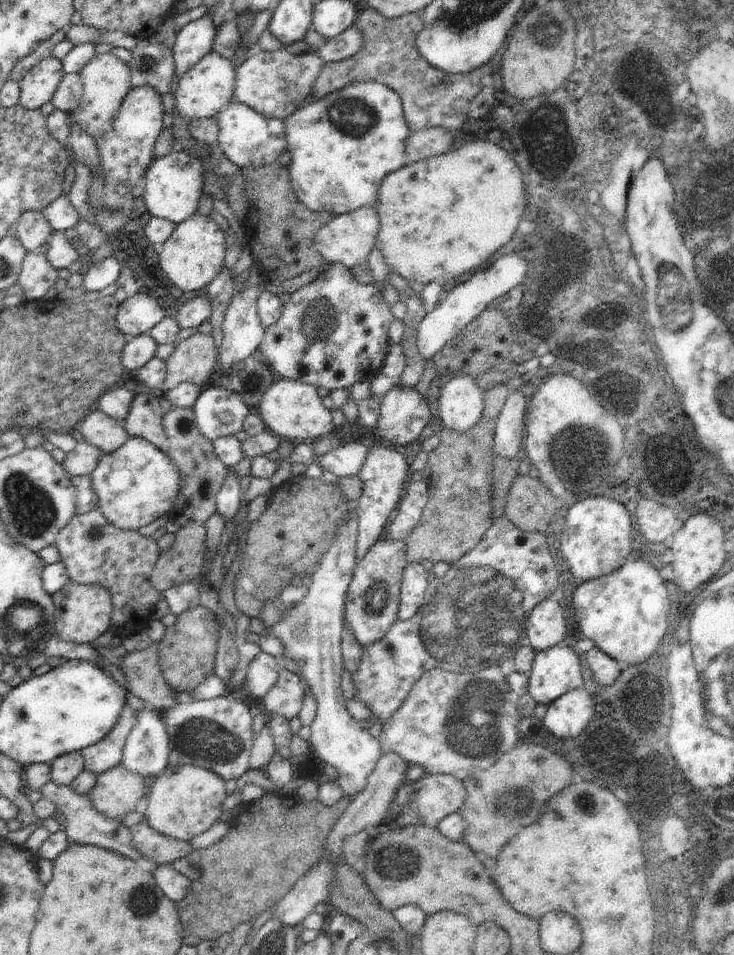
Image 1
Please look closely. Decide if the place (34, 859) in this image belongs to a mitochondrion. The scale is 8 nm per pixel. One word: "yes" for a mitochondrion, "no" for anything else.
no

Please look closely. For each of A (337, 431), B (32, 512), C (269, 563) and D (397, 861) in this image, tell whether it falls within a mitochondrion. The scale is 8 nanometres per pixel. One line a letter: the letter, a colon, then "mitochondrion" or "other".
A: other
B: mitochondrion
C: other
D: mitochondrion

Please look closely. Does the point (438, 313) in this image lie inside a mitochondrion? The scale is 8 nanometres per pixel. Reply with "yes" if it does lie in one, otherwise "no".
no

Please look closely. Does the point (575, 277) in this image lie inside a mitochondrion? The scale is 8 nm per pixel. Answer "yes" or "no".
yes

